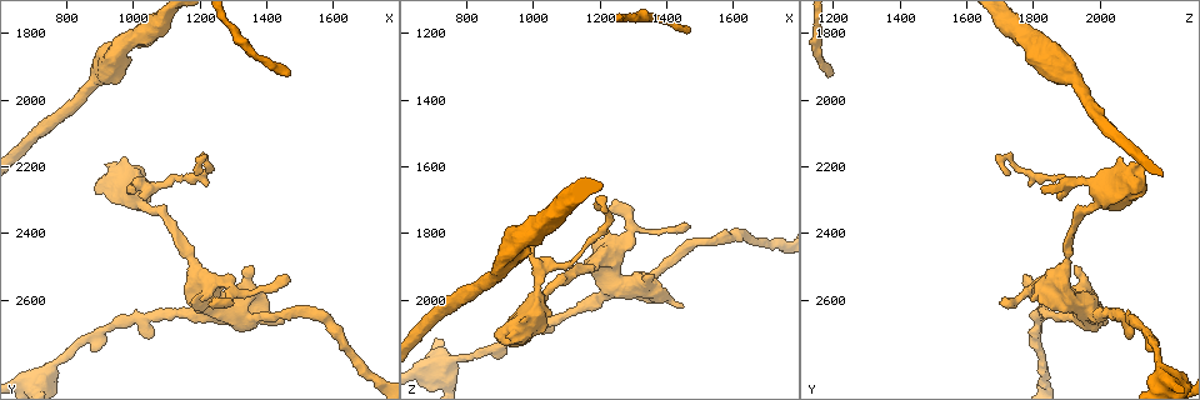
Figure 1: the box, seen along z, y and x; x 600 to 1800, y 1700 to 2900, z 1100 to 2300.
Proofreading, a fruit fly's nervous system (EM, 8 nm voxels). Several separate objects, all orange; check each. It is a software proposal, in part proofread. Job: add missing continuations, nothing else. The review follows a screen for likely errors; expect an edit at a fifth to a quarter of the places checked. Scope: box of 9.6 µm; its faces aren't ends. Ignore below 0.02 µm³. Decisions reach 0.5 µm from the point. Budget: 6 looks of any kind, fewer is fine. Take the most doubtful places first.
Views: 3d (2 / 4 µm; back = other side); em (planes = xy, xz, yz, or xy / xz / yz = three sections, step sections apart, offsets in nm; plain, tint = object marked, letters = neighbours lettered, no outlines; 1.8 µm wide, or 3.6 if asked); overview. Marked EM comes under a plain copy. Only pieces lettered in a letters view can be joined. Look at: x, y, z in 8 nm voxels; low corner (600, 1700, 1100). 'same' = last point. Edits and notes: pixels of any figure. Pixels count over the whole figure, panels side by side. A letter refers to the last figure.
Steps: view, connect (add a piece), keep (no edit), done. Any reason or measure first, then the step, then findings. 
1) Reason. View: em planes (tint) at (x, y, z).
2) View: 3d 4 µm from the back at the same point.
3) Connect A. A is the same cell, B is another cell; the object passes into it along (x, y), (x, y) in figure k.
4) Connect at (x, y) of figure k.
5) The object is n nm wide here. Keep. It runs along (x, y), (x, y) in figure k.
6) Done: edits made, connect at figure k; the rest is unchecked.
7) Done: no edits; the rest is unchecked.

View: em planes (tint) at (1470, 1930, 1180).

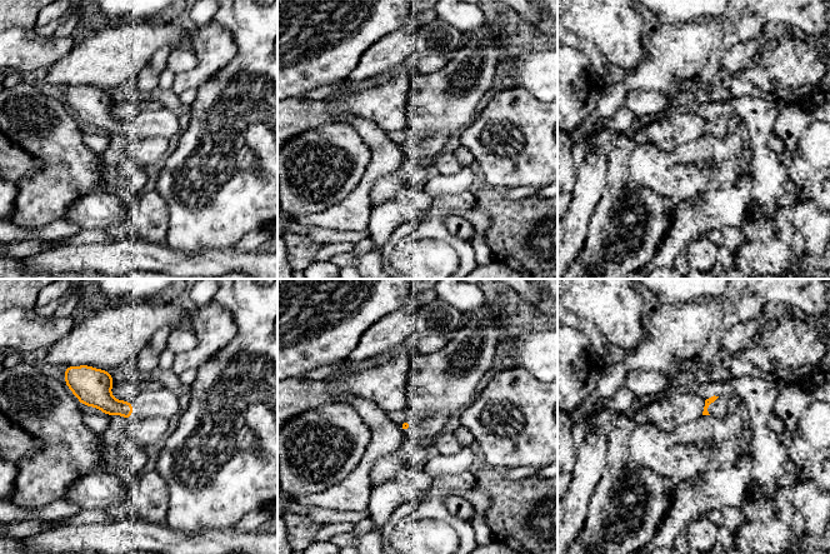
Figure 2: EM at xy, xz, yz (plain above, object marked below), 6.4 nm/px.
See the neighbours. View: em planes (letters) at the same point.

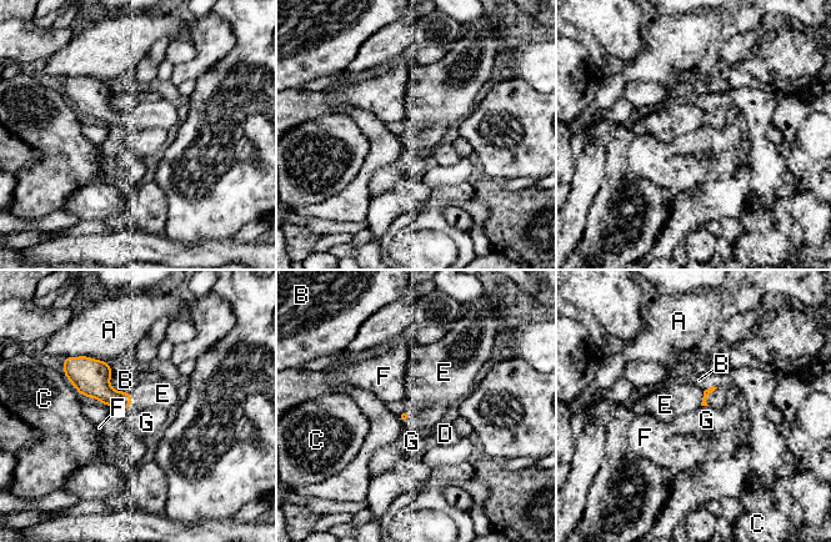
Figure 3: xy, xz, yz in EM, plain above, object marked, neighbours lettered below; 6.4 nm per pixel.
Connect D. D is the same cell, A, B, C, E, F and G are other cells; the neuron continues.

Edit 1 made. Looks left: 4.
View: overview.

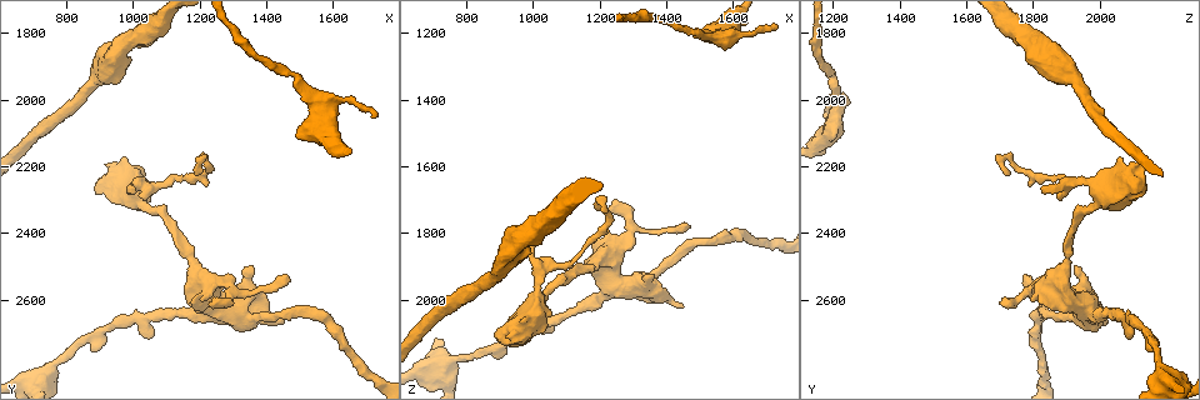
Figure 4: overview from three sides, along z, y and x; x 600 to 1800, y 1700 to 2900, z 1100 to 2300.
Abrupt turn. View: 3d 4 µm at (1040, 2260, 1910).

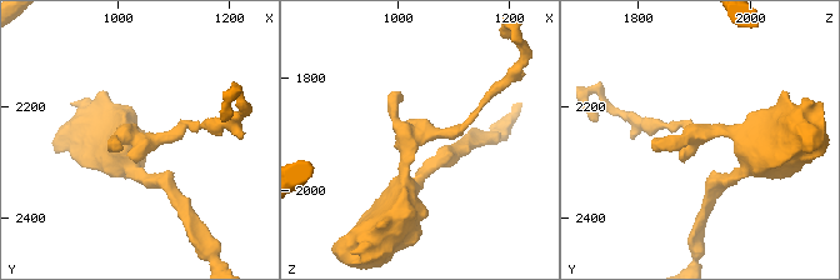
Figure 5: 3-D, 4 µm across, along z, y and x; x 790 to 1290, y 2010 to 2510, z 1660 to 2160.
View: em xz step 4 (letters) at (1030, 2260, 1905).

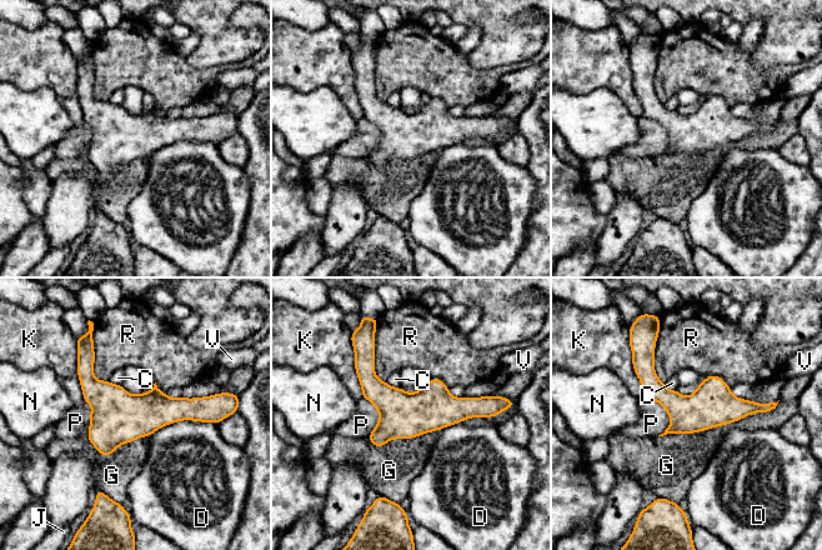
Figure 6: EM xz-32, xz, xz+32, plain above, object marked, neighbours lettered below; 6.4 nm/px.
The object is 280 nm wide here. Keep. C, D, G, J, K, N, P, R and V are other cells; it runs along (357, 366), (399, 409), (486, 411) in figure 6; no lettered piece goes on from it.

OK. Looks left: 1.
Done: edits made, connect at figure 3; the rest is unchecked.

